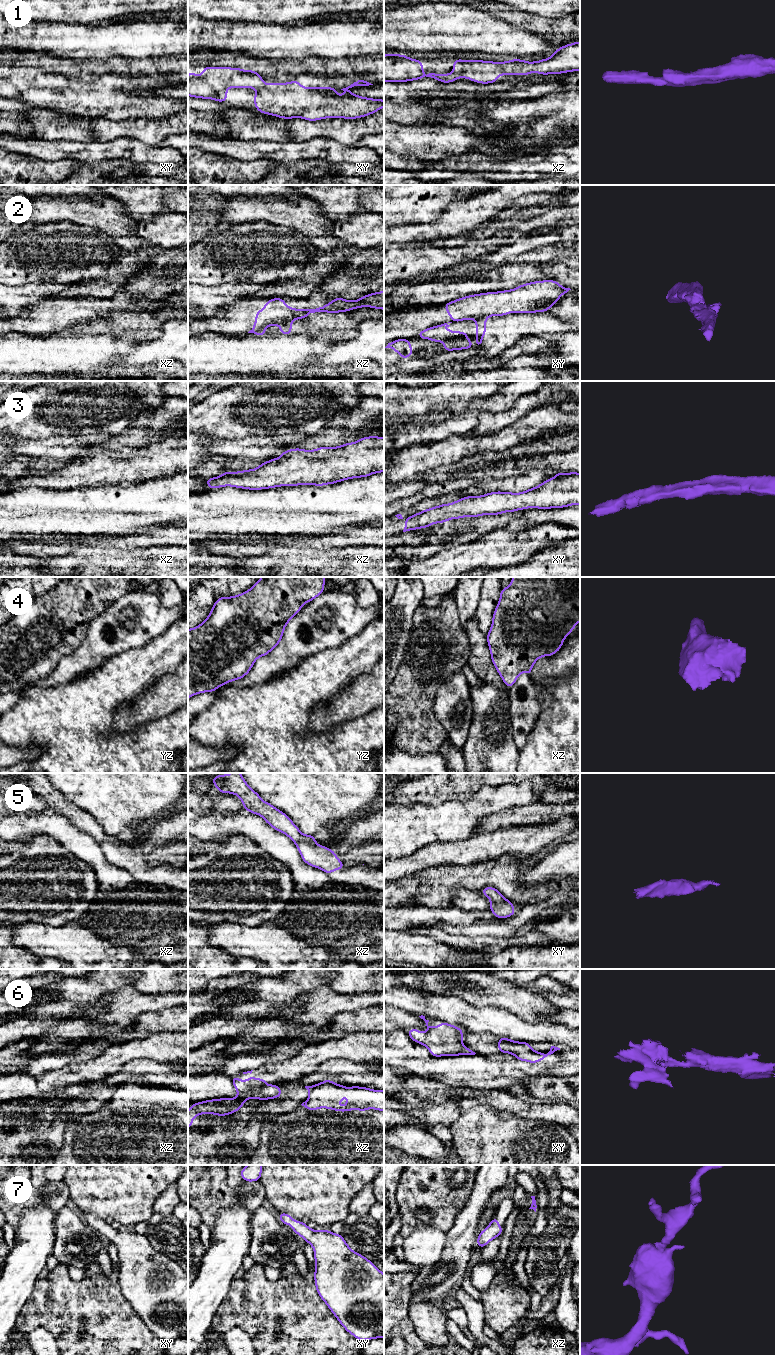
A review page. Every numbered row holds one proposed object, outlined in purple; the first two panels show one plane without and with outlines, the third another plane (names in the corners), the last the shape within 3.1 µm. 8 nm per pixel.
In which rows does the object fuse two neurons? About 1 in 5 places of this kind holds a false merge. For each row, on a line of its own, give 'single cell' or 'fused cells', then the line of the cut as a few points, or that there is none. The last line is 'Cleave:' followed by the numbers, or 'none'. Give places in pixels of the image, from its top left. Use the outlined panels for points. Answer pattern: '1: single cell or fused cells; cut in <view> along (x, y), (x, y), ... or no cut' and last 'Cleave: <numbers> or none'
1: single cell; no cut
2: fused cells; cut in xy along (488, 316), (473, 319)
3: single cell; no cut
4: single cell; no cut
5: single cell; no cut
6: fused cells; cut in xz along (266, 1085), (238, 1092)
7: single cell; no cut
Cleave: 2, 6

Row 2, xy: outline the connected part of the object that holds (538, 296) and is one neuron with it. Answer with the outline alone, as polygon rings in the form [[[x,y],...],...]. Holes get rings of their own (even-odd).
[[[555,280],[534,281],[522,284],[512,290],[474,294],[448,302],[444,305],[453,321],[476,319],[485,316],[504,316],[513,312],[547,312],[570,288],[562,287]]]

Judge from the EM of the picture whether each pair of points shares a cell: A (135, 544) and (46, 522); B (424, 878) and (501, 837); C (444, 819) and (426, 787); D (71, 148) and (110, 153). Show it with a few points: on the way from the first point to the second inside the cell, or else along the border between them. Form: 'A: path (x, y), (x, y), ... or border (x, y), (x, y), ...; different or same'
A: border (146, 527), (141, 532), (112, 534); different
B: border (472, 863), (465, 865), (434, 865), (426, 868); different
C: border (459, 799), (447, 799), (438, 804), (412, 805); different
D: path (81, 151), (100, 151); same

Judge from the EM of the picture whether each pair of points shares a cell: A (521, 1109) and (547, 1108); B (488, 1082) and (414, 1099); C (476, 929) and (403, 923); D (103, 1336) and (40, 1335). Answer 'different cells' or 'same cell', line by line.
A: same cell
B: different cells
C: same cell
D: different cells

